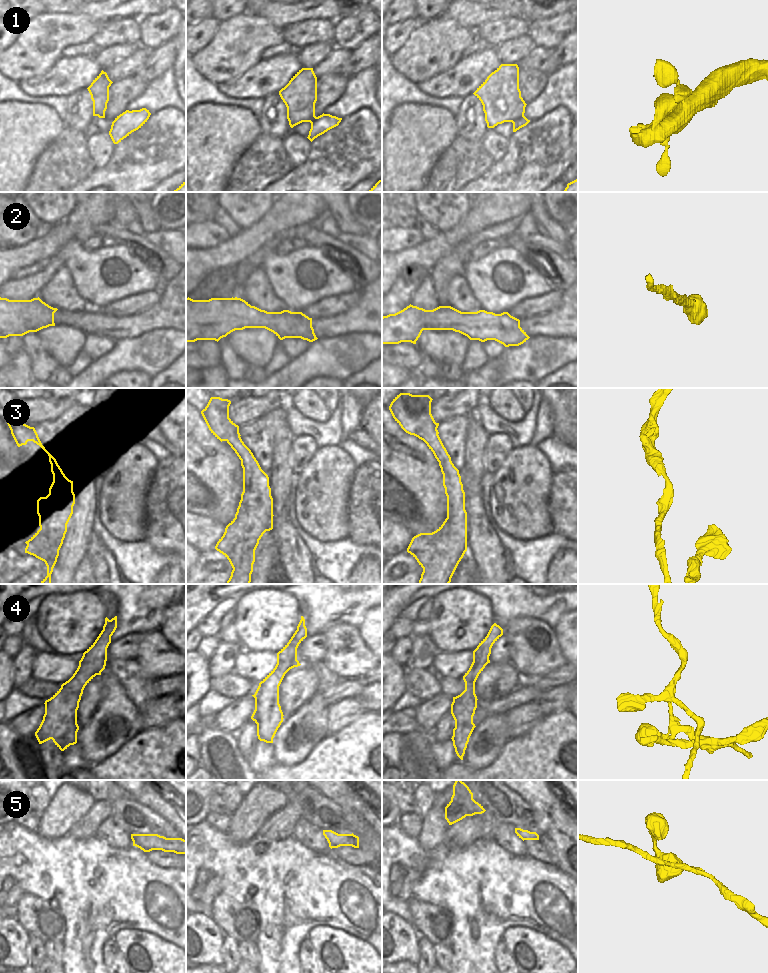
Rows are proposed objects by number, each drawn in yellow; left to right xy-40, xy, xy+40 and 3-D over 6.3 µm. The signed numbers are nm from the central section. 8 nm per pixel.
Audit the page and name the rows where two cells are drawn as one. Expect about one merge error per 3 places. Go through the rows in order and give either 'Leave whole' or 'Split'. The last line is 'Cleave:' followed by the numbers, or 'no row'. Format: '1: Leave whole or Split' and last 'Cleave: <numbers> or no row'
1: Leave whole
2: Leave whole
3: Leave whole
4: Split
5: Leave whole
Cleave: 4.

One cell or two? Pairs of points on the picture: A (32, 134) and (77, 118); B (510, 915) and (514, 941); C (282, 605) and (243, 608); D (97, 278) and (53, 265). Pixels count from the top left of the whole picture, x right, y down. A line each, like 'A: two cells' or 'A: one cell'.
A: two cells
B: two cells
C: one cell
D: two cells

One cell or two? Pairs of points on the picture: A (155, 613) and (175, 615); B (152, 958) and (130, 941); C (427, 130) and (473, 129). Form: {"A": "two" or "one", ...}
{"A": "two", "B": "one", "C": "two"}

